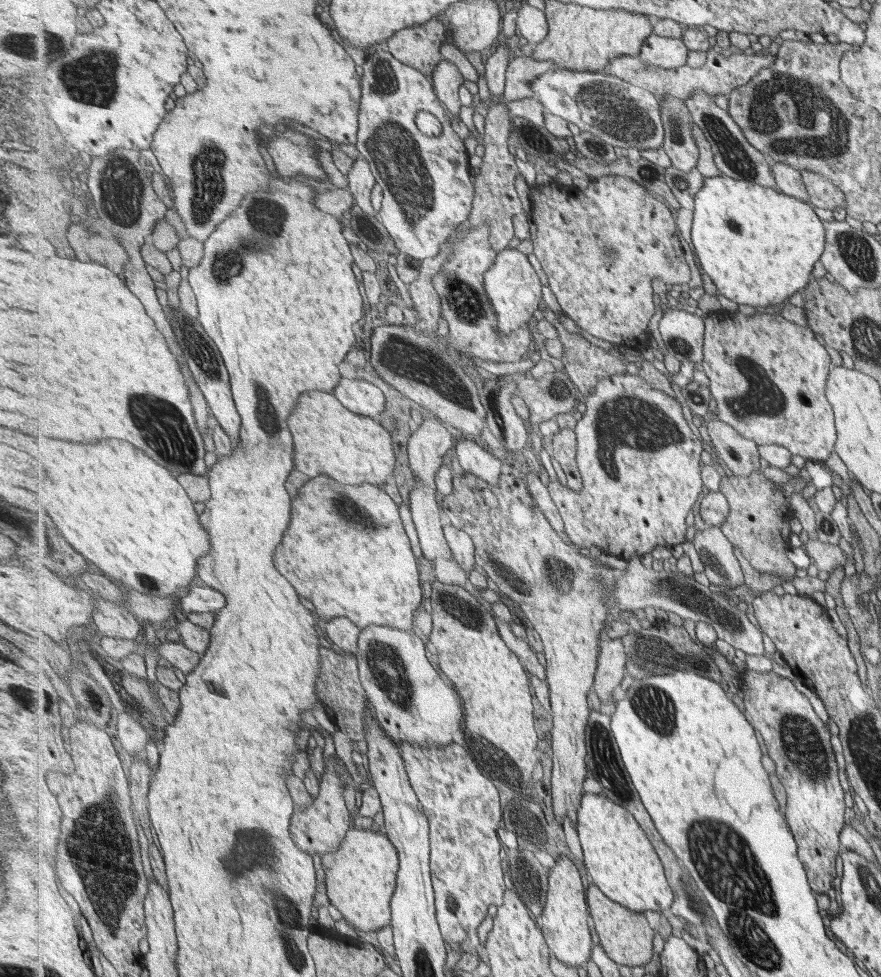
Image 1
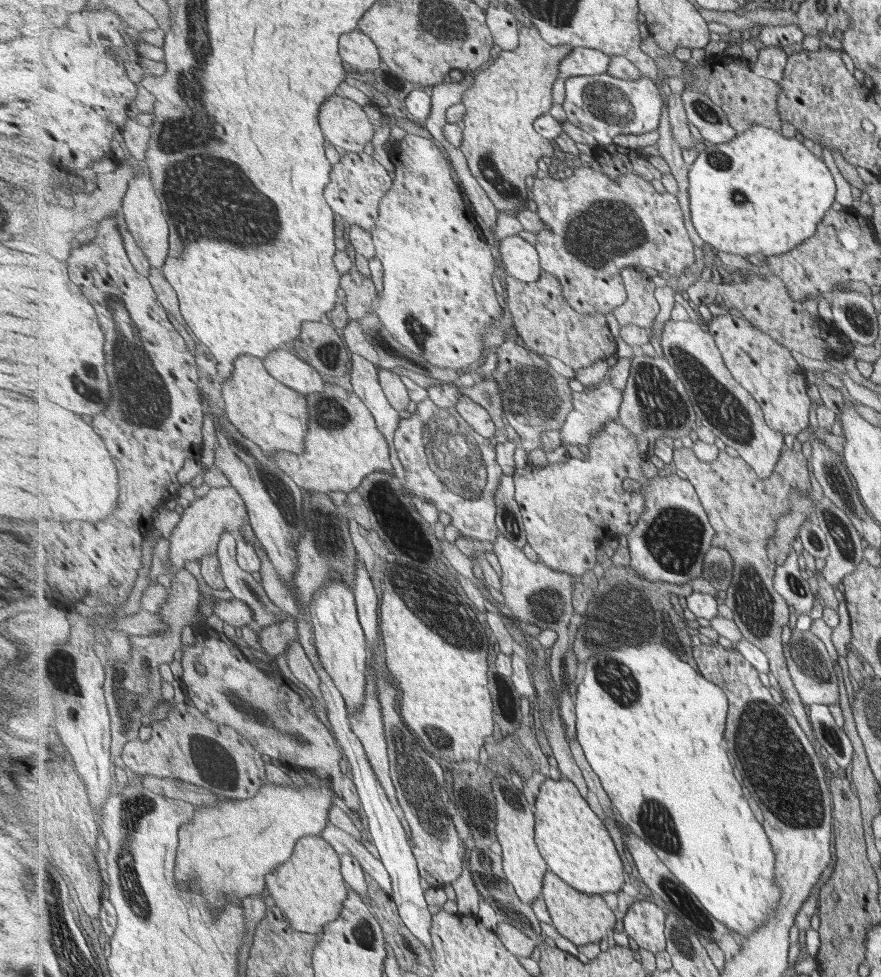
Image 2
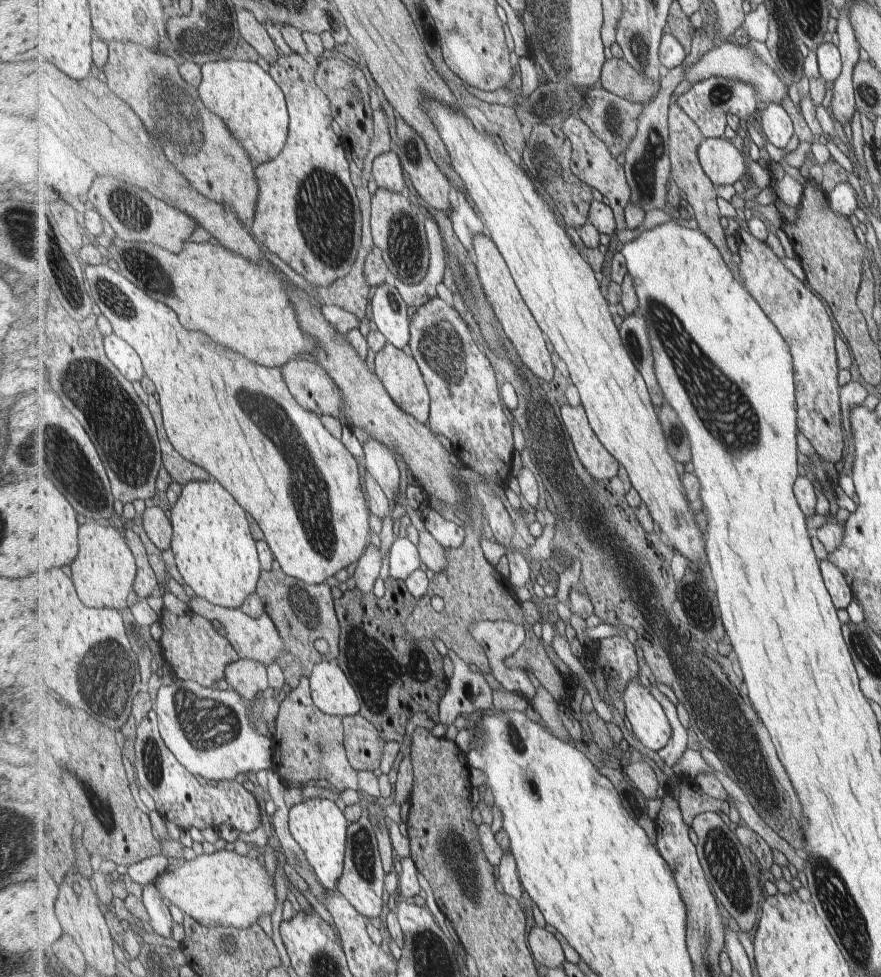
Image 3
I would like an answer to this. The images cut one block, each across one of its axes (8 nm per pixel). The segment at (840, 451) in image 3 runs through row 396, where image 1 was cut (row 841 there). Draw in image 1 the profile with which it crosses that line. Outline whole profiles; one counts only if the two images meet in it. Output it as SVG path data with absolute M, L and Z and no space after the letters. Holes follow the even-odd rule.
M775 672L755 674L761 682L743 692L753 696L765 696L777 692L777 698L743 698L744 713L748 721L758 730L765 744L767 754L775 764L775 774L787 794L785 818L798 843L798 856L808 872L808 879L817 893L831 890L837 878L837 858L844 851L840 835L846 828L845 790L839 782L839 766L835 760L835 750L831 744L831 730L813 710L809 698L795 688L789 678Z

